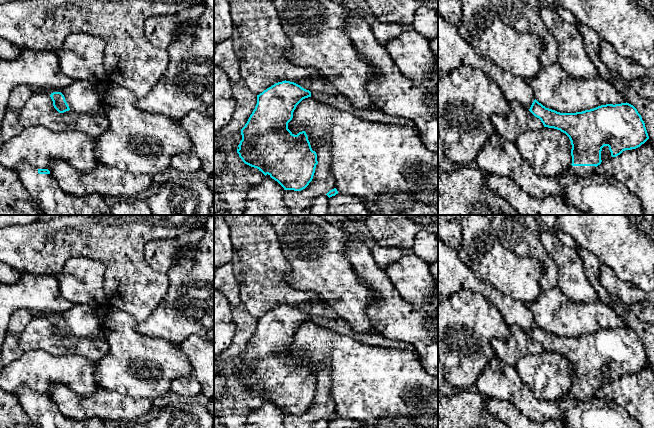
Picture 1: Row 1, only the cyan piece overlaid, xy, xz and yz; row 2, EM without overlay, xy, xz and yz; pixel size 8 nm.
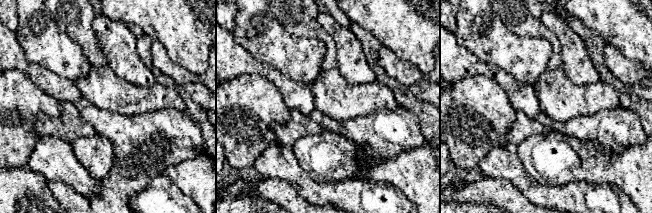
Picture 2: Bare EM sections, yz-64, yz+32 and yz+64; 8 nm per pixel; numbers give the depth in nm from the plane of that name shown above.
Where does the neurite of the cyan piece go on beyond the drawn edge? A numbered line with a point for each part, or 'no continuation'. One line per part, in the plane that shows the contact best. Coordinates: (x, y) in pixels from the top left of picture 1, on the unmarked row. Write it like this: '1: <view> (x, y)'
1: yz (605, 377)

